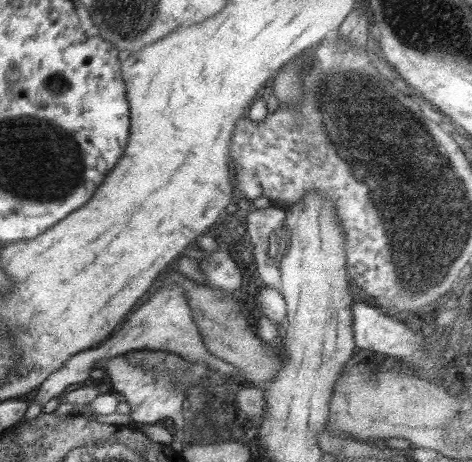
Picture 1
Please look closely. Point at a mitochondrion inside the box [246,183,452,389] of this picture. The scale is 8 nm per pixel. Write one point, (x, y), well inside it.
(408, 284)

